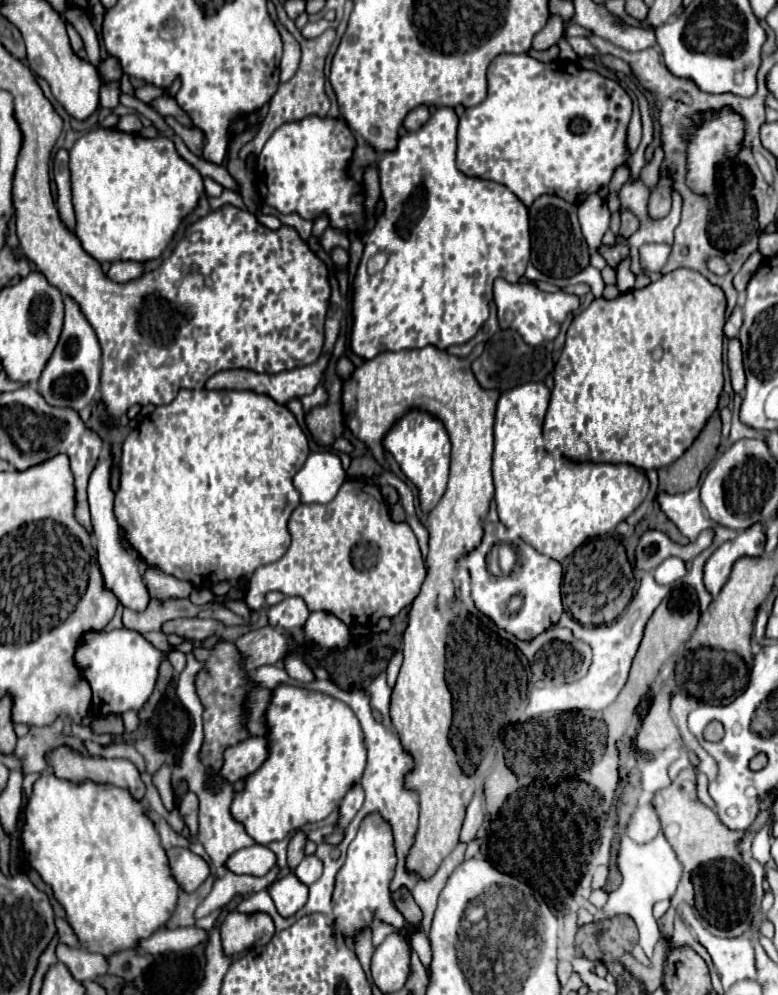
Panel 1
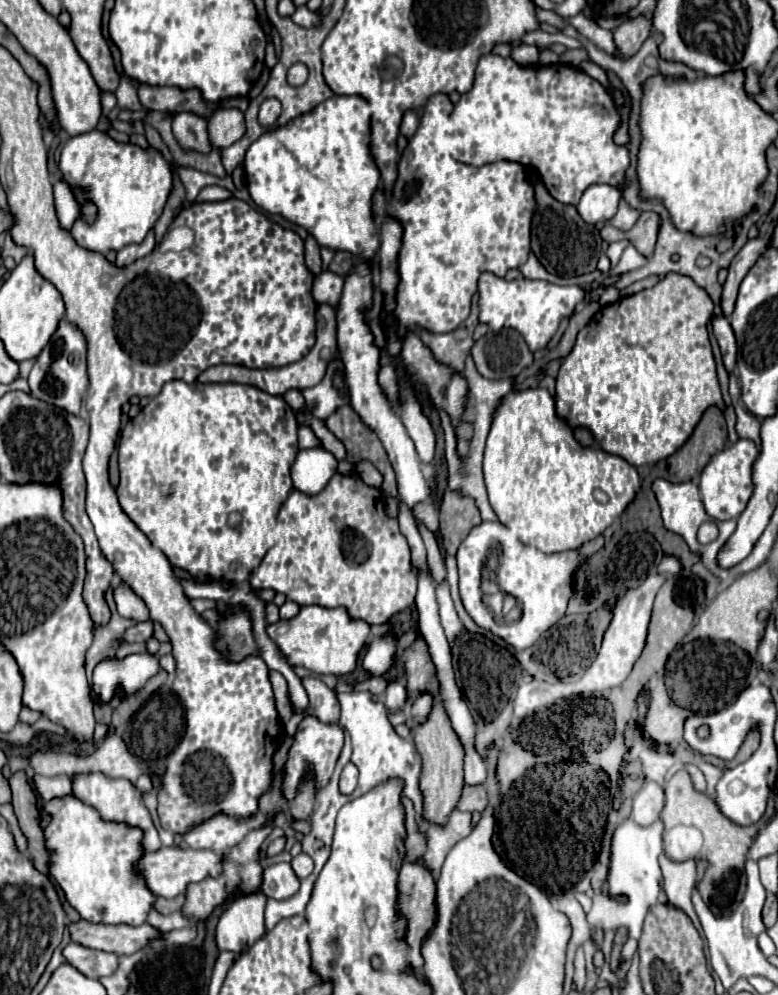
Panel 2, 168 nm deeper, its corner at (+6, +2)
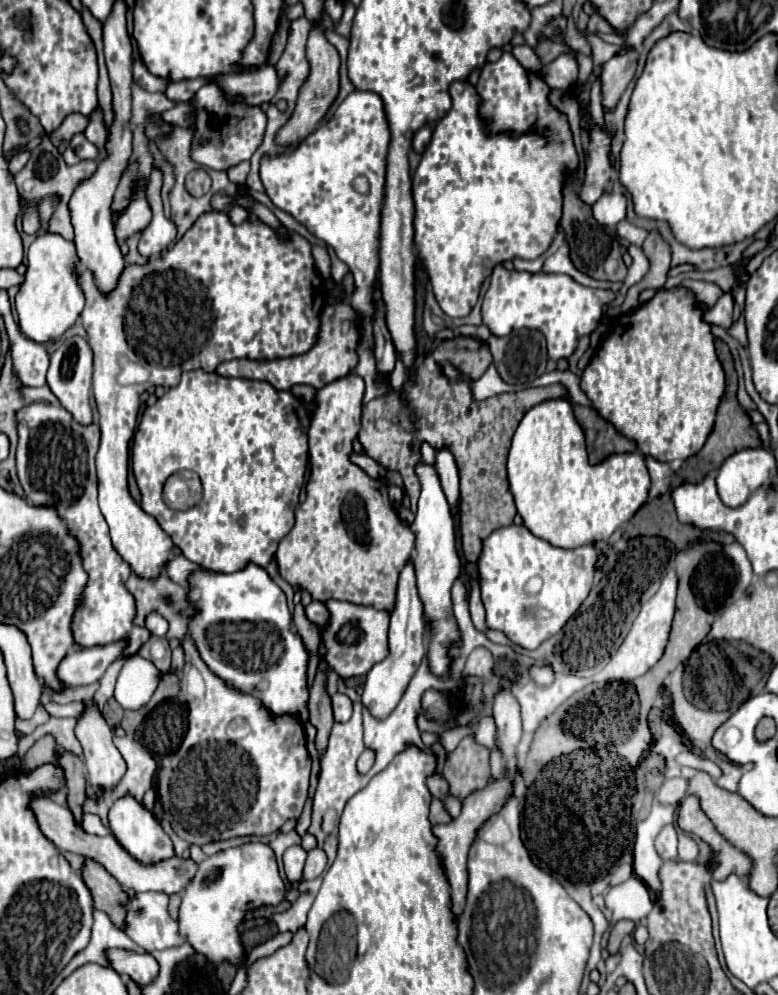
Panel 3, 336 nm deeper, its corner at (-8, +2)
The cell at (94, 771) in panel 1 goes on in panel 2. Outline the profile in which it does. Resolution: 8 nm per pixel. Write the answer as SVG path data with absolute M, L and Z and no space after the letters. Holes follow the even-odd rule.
M92 773L92 775L76 775L74 777L74 795L84 801L86 805L94 807L100 817L104 821L112 821L112 823L124 823L124 825L130 825L130 827L138 827L144 837L142 837L142 847L144 851L156 851L160 849L160 839L158 839L158 831L150 819L150 813L148 809L142 805L136 789L132 787L130 781L126 779L112 779L112 777L106 777L102 773Z

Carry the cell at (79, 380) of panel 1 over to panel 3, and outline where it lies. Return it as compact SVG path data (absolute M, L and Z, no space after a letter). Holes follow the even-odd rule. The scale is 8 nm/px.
M80 335L64 339L64 343L50 355L50 369L48 369L48 387L58 397L60 405L72 413L76 421L82 425L92 423L92 407L90 407L90 391L92 391L92 349L88 341Z

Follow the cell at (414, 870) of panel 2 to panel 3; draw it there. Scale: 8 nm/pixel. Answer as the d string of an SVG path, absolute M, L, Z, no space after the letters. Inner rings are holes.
M500 779L500 781L490 781L488 787L484 787L482 791L476 791L472 793L472 797L466 797L464 803L462 803L462 813L452 819L452 823L448 825L434 825L432 827L432 833L434 837L438 839L438 845L436 845L436 851L442 859L442 869L444 869L444 875L450 883L450 909L454 913L454 917L460 917L462 909L464 909L464 903L466 903L466 883L468 883L468 873L466 873L466 855L468 855L468 849L476 837L476 831L478 827L492 815L496 813L506 797L508 797L508 791L510 791L510 781L508 779Z

